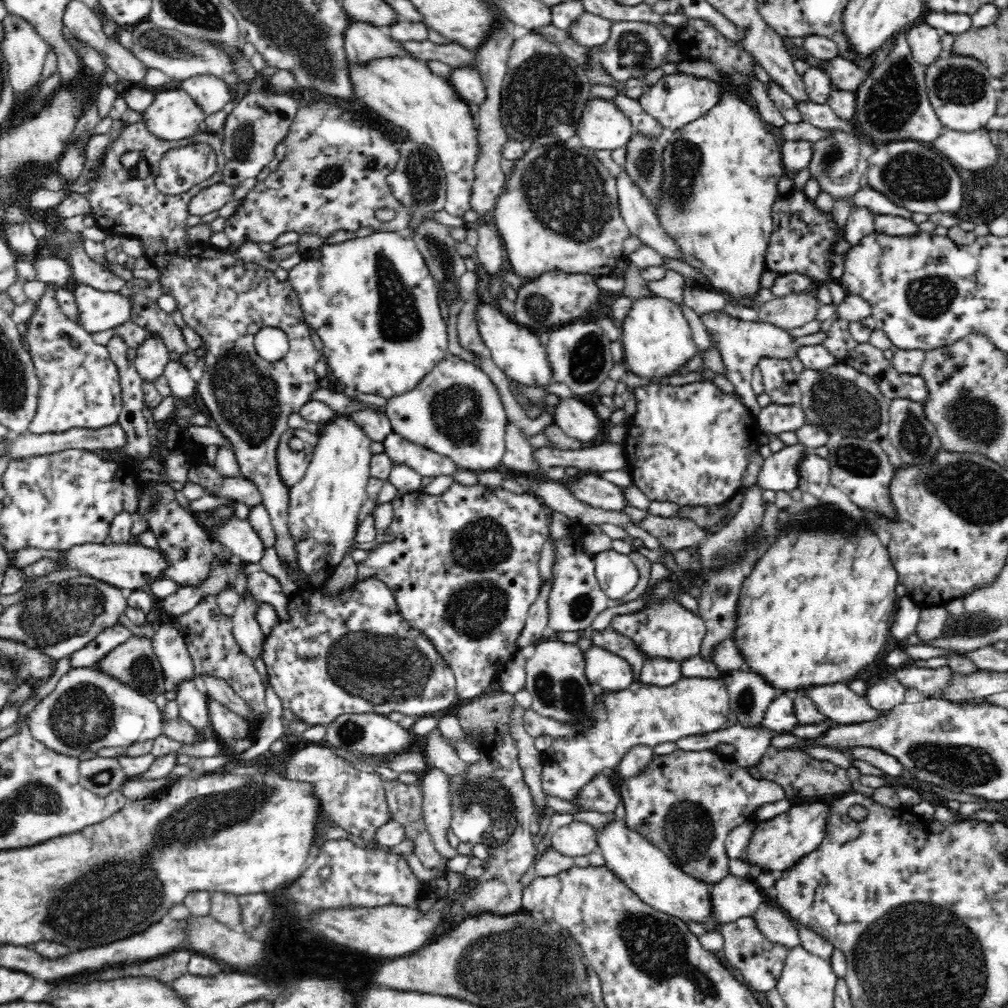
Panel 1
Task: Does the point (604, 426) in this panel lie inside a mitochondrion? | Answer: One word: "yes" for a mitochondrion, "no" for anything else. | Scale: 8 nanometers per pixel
no

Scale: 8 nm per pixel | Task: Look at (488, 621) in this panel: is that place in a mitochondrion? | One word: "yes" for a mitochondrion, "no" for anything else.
yes

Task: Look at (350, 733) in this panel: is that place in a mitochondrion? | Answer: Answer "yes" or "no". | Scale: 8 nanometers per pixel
yes

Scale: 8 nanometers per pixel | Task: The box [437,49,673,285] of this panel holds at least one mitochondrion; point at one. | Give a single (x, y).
(564, 191)

